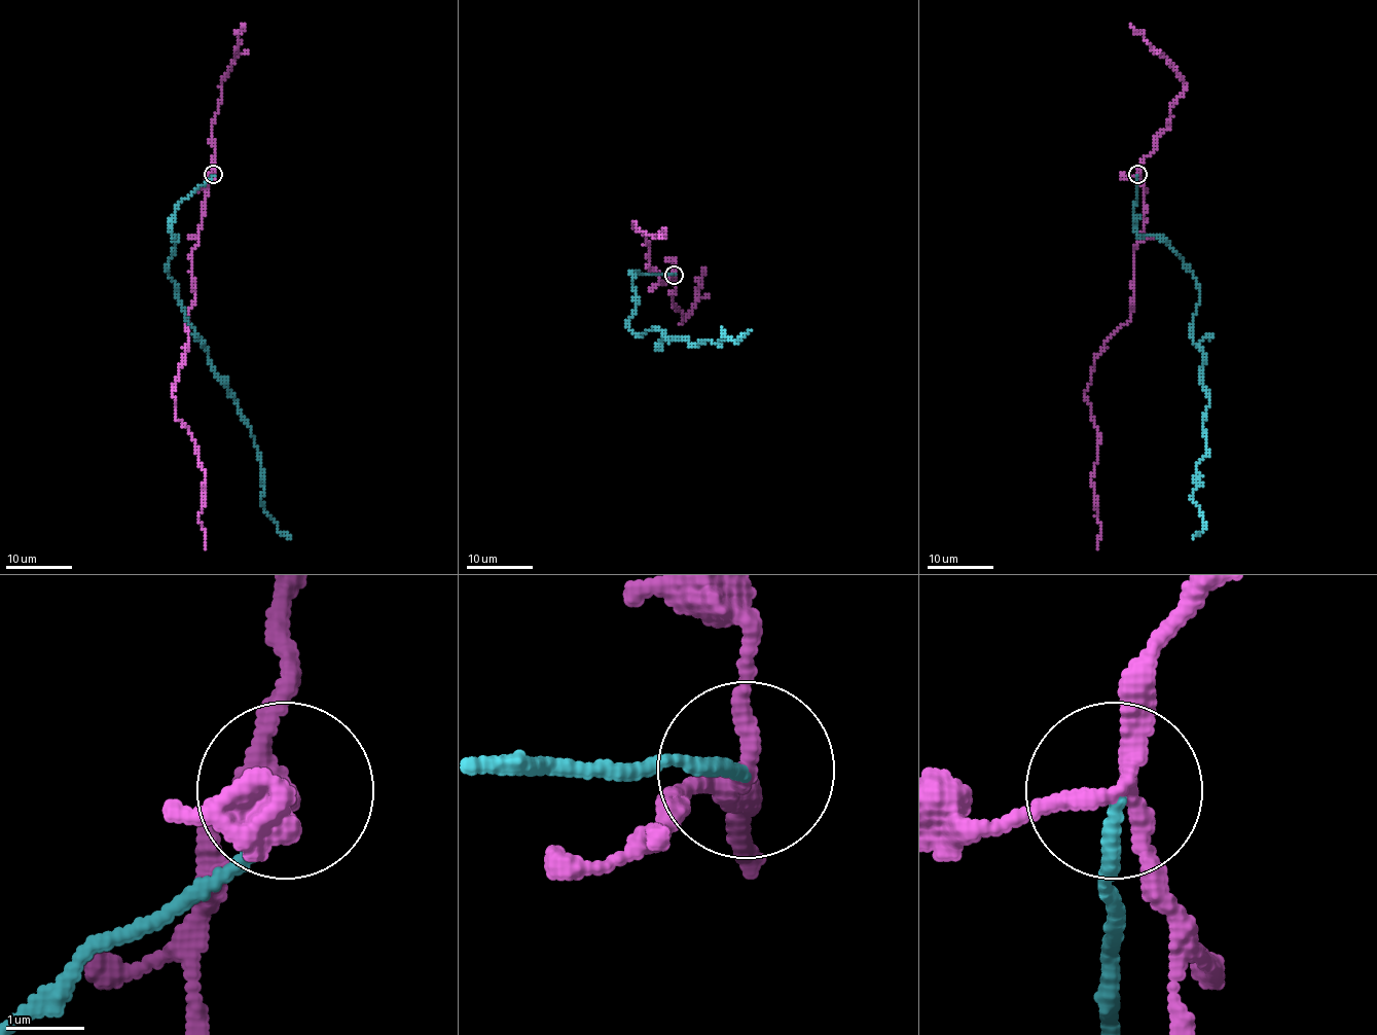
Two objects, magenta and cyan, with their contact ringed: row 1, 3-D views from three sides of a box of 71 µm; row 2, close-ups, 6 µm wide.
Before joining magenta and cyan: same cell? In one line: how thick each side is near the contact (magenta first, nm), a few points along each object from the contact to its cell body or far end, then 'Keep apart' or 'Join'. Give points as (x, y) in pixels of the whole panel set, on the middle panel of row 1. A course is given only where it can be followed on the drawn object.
Thickness 200 nm (magenta) against 160 nm. Course of magenta: (675, 275), (661, 282), (648, 269), (648, 241), (633, 222), (651, 236), (666, 228), (659, 236), (666, 234). Course of cyan: (675, 275), (631, 274), (637, 337), (655, 329), (697, 346), (752, 329). Keep apart

